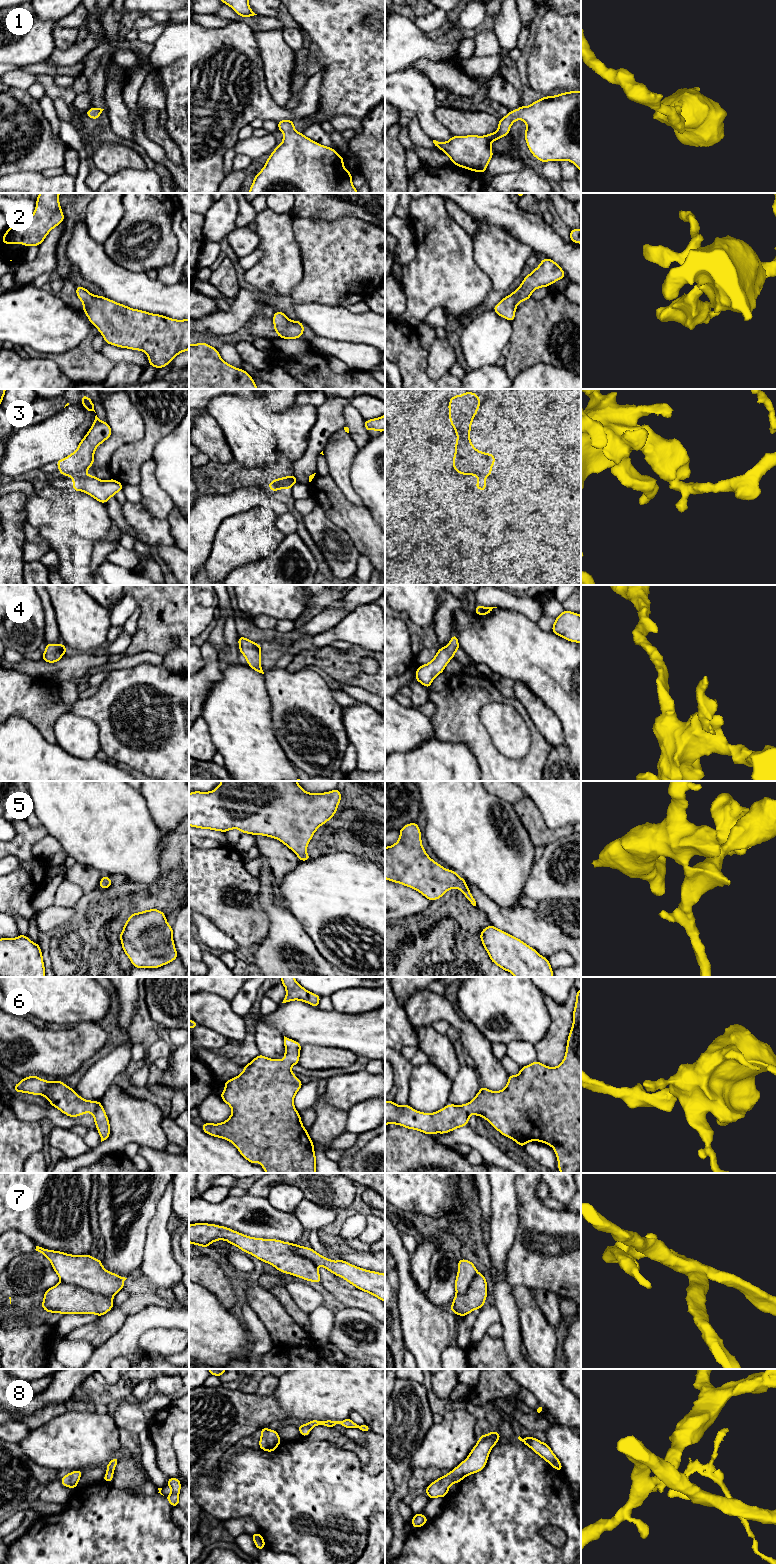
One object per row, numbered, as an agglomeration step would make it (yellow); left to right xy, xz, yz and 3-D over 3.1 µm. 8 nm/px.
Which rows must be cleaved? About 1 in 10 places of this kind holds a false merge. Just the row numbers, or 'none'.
3

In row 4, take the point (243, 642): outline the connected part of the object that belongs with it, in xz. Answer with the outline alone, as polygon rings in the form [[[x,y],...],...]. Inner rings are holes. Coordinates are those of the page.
[[[239,636],[238,644],[239,651],[244,655],[249,667],[259,673],[264,674],[261,667],[262,646],[243,636]]]

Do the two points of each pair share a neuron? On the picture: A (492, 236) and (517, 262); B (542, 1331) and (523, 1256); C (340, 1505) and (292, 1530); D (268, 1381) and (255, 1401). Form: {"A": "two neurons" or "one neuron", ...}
{"A": "one neuron", "B": "two neurons", "C": "one neuron", "D": "two neurons"}

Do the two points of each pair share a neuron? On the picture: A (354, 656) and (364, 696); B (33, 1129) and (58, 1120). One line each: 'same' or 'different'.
A: different
B: different

